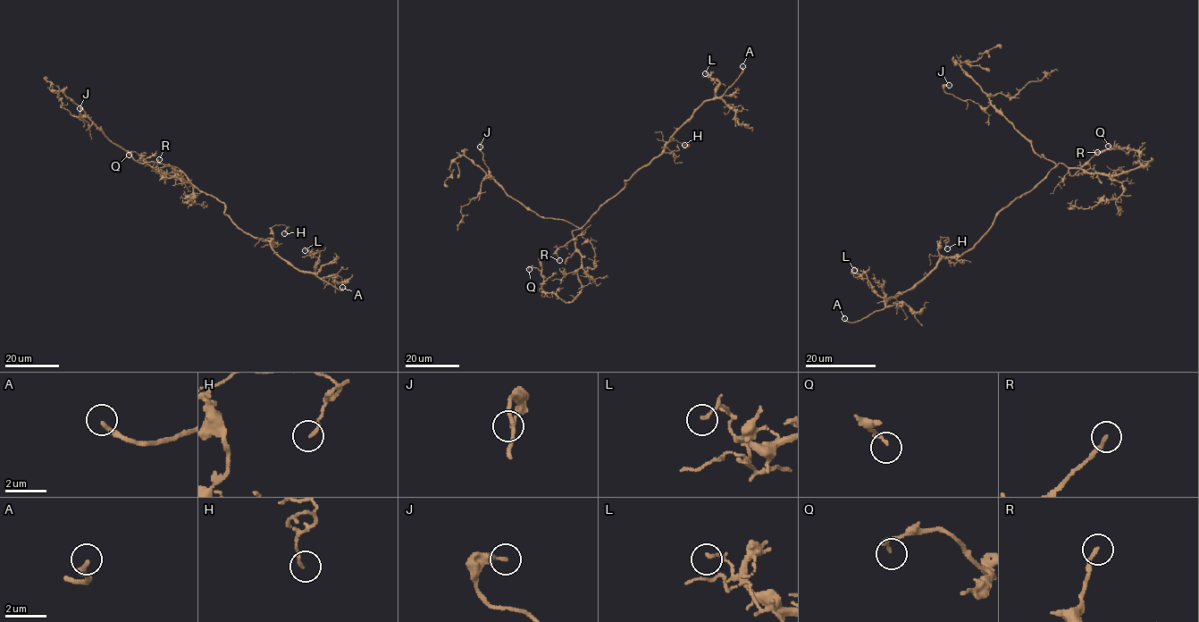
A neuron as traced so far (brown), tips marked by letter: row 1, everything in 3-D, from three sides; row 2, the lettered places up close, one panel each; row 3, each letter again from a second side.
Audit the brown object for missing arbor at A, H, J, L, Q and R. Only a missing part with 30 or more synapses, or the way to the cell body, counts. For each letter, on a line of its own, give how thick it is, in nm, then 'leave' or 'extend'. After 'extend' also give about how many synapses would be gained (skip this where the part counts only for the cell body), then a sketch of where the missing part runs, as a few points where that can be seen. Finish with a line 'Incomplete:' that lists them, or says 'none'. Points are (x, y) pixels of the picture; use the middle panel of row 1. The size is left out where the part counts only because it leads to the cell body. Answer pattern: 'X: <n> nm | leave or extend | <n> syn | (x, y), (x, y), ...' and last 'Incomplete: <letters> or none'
A: 200 nm | extend | (742, 66), (744, 52), (753, 49), (754, 46)
H: 130 nm | leave
J: 220 nm | leave
L: 90 nm | leave
Q: 180 nm | leave
R: 170 nm | leave
Incomplete: A

